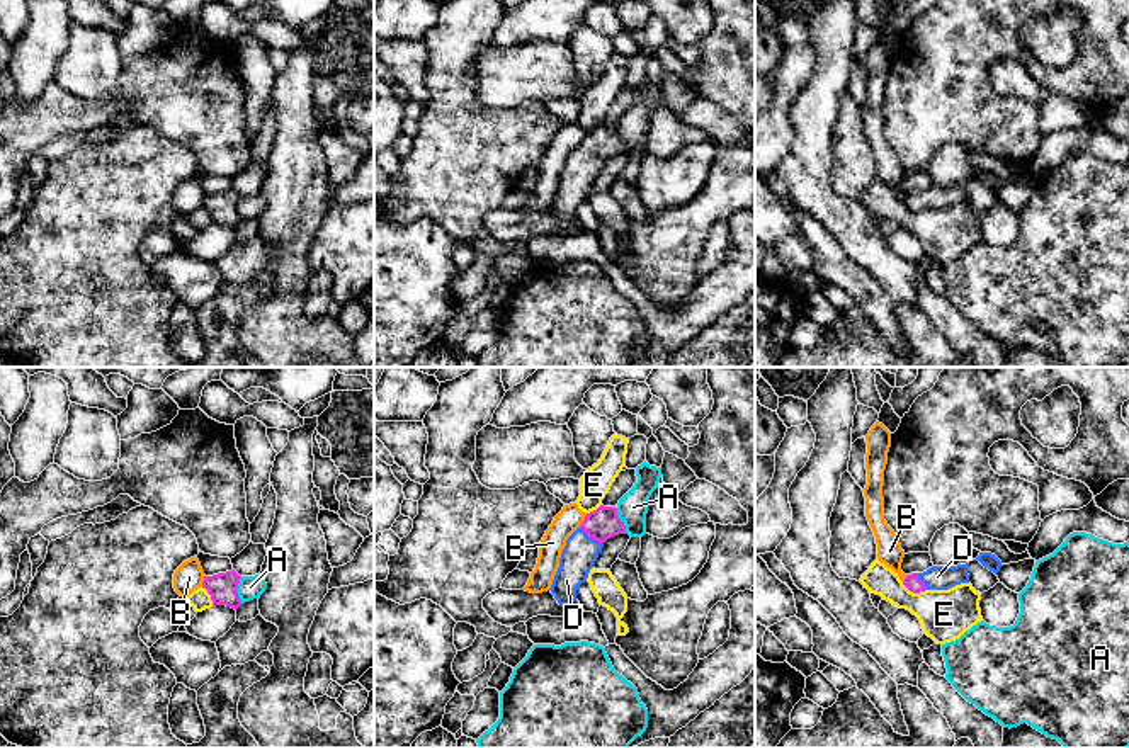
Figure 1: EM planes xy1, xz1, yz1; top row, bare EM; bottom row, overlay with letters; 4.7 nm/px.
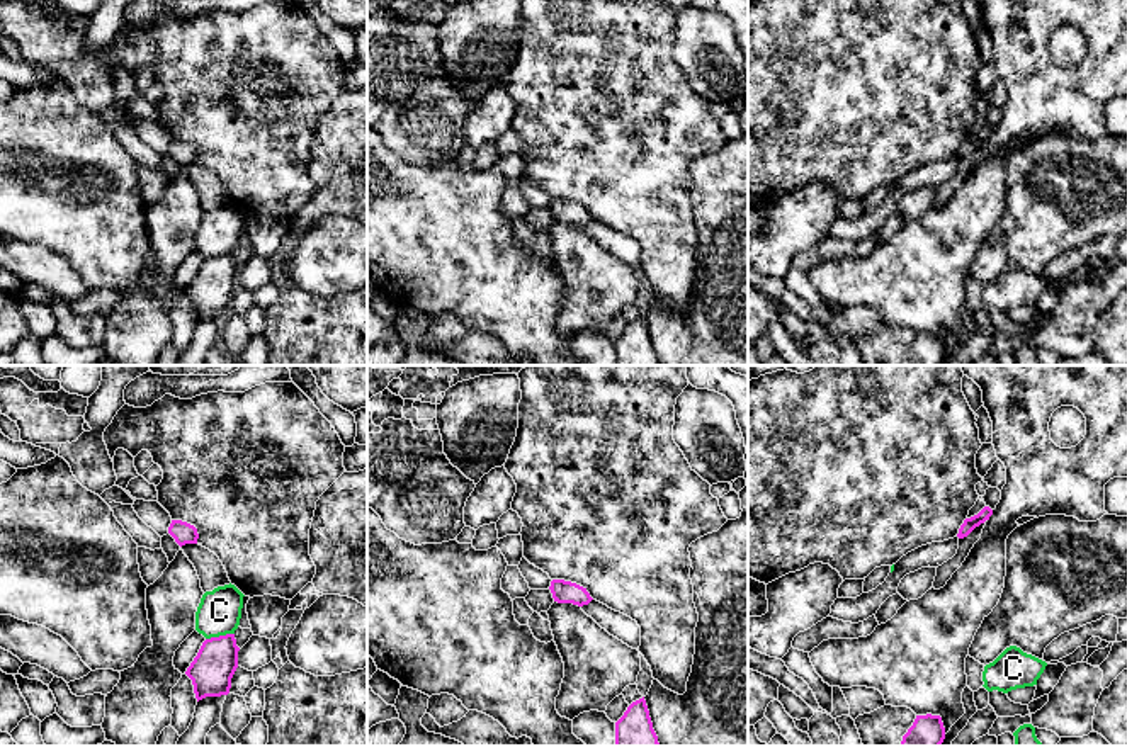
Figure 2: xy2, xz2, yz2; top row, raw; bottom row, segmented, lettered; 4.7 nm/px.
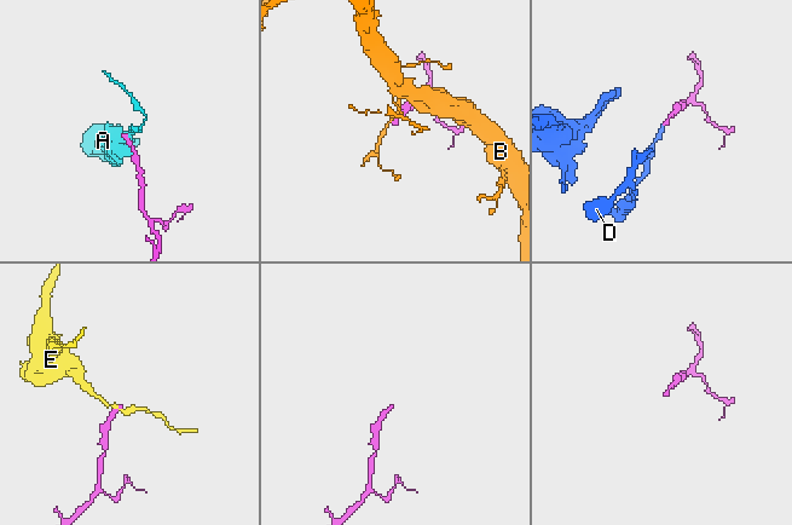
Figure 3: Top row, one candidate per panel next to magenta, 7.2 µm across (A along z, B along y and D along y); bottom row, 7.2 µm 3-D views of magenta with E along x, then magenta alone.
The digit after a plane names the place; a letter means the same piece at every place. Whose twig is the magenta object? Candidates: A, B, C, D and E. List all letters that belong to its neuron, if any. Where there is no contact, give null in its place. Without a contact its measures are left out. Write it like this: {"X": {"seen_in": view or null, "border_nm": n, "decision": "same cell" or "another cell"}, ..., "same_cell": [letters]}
{"A": {"seen_in": "xy1", "border_nm": 130, "decision": "another cell"}, "B": {"seen_in": "xz1", "border_nm": 80, "decision": "another cell"}, "C": {"seen_in": "xy2", "border_nm": 140, "decision": "another cell"}, "D": {"seen_in": "xz1", "border_nm": 140, "decision": "same cell"}, "E": {"seen_in": "yz1", "border_nm": 130, "decision": "another cell"}, "same_cell": ["D"]}

